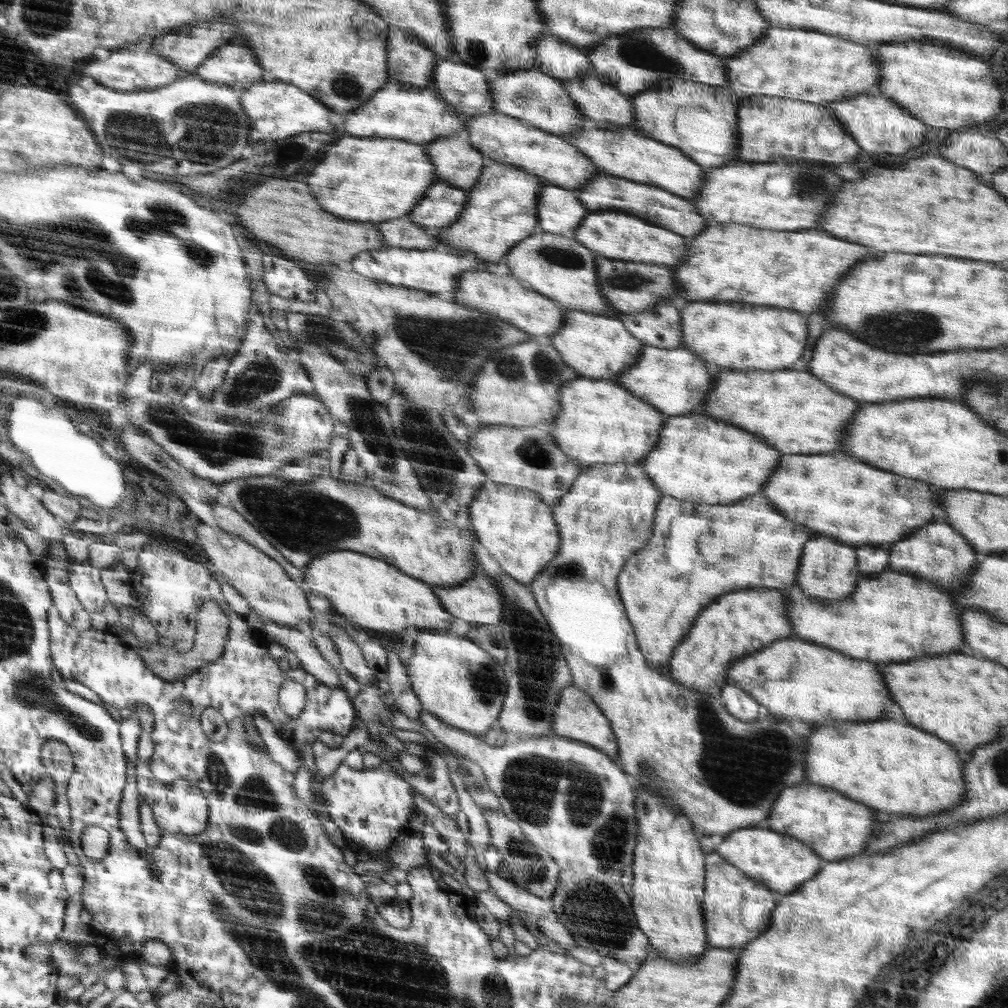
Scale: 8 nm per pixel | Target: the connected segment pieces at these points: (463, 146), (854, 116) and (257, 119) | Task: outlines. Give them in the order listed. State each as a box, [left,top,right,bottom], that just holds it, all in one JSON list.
[[424,134,486,191],[824,95,926,154],[240,79,334,144]]

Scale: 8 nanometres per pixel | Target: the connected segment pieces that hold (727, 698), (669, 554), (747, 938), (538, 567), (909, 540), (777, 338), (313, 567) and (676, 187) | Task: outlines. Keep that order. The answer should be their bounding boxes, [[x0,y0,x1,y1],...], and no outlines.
[[716,683,760,722],[618,492,815,670],[703,852,783,947],[466,480,562,584],[887,519,984,590],[679,301,806,373],[302,550,455,633],[564,127,705,201]]

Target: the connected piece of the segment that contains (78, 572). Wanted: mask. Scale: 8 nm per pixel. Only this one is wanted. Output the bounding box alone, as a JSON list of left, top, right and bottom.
[68,561,108,613]

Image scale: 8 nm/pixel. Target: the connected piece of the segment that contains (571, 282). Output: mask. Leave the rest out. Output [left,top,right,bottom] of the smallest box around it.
[502,230,624,320]

